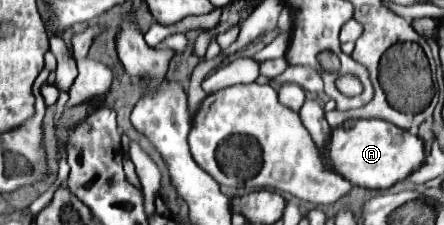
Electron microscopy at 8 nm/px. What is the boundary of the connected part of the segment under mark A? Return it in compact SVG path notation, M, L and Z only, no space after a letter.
M348 119L348 123L332 129L324 145L324 163L356 187L388 189L404 181L416 167L424 165L424 145L416 135L382 119Z

